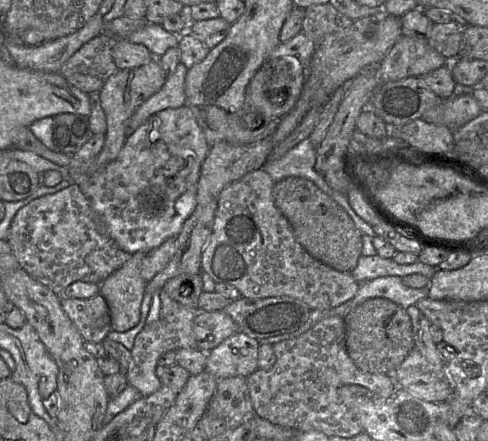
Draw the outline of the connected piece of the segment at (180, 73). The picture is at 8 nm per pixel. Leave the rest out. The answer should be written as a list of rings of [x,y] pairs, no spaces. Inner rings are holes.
[[[180,62],[162,88],[136,109],[128,122],[126,137],[132,135],[152,115],[165,109],[179,108],[186,104],[185,79],[187,72],[188,68]]]

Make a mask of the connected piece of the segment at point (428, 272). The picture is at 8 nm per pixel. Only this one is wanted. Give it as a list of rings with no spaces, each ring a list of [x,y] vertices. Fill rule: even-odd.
[[[362,255],[359,258],[357,267],[351,274],[356,281],[370,281],[385,276],[404,277],[411,274],[421,274],[431,280],[437,271],[438,268],[419,261],[404,265],[379,255]]]

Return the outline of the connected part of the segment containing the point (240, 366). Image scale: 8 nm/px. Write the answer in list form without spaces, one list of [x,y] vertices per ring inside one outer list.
[[[238,332],[207,353],[206,371],[218,380],[242,376],[247,378],[258,368],[261,342]]]

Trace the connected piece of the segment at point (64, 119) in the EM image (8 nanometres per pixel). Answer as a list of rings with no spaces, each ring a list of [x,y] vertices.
[[[61,113],[53,116],[56,152],[74,154],[93,136],[87,116]]]

